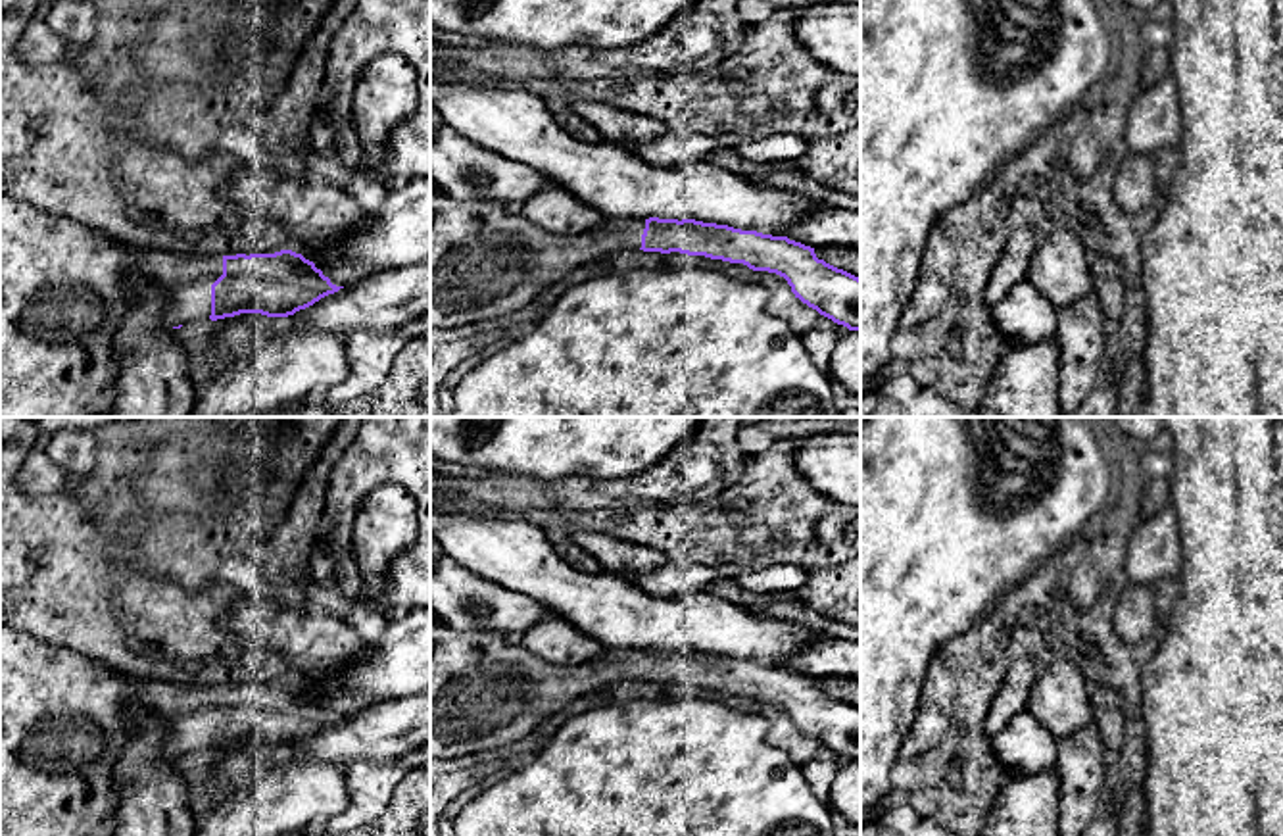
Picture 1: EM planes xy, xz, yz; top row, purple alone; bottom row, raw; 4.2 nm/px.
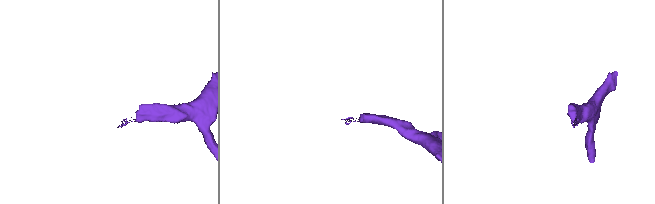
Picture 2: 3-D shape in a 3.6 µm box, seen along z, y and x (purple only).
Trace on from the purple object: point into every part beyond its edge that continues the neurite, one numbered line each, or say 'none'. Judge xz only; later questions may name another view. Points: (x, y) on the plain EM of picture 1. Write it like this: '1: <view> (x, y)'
1: xz (484, 692)

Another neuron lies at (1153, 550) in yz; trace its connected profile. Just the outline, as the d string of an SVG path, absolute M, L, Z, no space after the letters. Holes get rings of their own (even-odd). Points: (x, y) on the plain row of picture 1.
M1172 504L1145 517L1127 540L1122 580L1152 586L1162 578L1179 578L1183 553L1177 511Z

